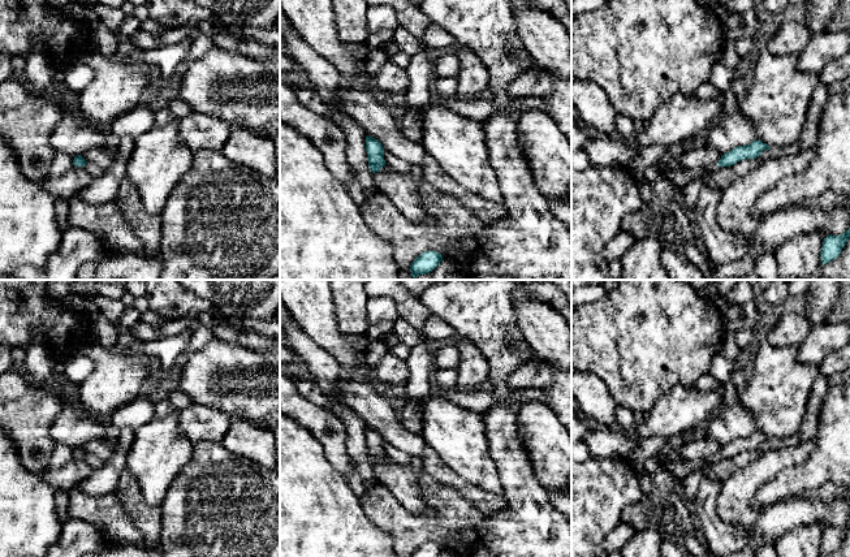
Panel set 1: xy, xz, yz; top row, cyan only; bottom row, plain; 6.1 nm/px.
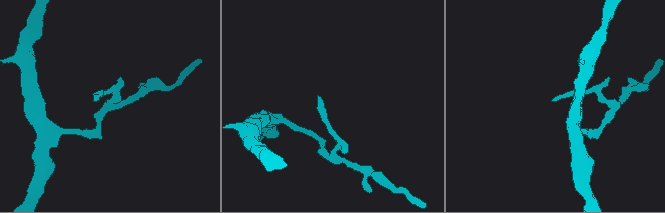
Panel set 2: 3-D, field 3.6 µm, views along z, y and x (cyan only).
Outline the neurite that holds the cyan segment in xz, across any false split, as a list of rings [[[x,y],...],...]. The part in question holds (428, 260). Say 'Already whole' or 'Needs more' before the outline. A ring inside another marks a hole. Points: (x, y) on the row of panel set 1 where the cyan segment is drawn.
Already whole. [[[424,251],[410,265],[411,276],[415,278],[419,275],[432,272],[443,260],[437,251]]]

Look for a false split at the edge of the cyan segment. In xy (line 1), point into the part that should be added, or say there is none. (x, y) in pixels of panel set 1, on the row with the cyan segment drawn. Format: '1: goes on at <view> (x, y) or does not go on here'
1: does not go on here

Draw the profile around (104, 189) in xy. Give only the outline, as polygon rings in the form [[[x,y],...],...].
[[[125,135],[113,144],[116,157],[112,165],[105,169],[103,176],[79,191],[82,199],[90,204],[104,204],[113,200],[122,180],[126,177],[126,163],[134,150],[135,138]]]

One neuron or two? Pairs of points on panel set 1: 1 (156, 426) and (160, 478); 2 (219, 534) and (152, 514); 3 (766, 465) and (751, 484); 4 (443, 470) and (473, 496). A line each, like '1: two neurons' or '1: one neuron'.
1: one neuron
2: two neurons
3: one neuron
4: one neuron

